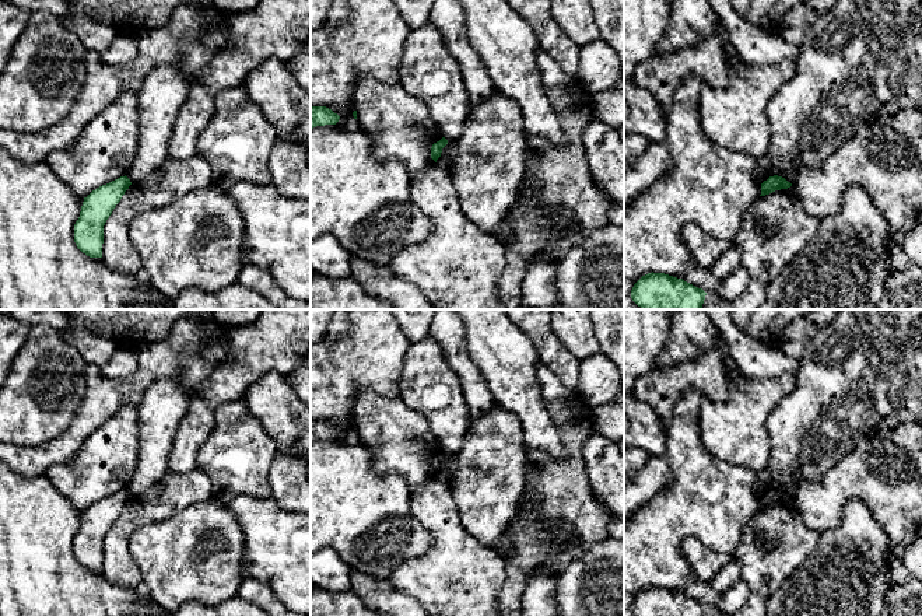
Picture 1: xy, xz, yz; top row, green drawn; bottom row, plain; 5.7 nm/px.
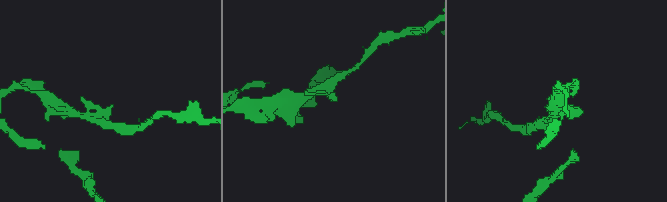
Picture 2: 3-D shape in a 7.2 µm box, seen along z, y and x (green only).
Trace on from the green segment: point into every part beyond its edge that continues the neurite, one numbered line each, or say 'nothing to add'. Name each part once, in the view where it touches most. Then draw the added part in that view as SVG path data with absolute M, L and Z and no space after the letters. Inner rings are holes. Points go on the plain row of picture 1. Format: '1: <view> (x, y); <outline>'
nothing to add

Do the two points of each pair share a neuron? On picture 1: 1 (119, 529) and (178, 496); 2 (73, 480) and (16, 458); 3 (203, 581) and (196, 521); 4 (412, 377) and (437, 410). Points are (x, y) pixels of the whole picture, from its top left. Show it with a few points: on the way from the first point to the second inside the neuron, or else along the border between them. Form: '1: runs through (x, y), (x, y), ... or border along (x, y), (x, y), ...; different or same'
1: runs through (133, 517), (140, 510), (164, 500); same
2: border along (76, 454), (69, 462), (53, 464), (44, 473); different
3: runs through (203, 566), (196, 556), (196, 536); same
4: runs through (420, 385), (437, 402); same

